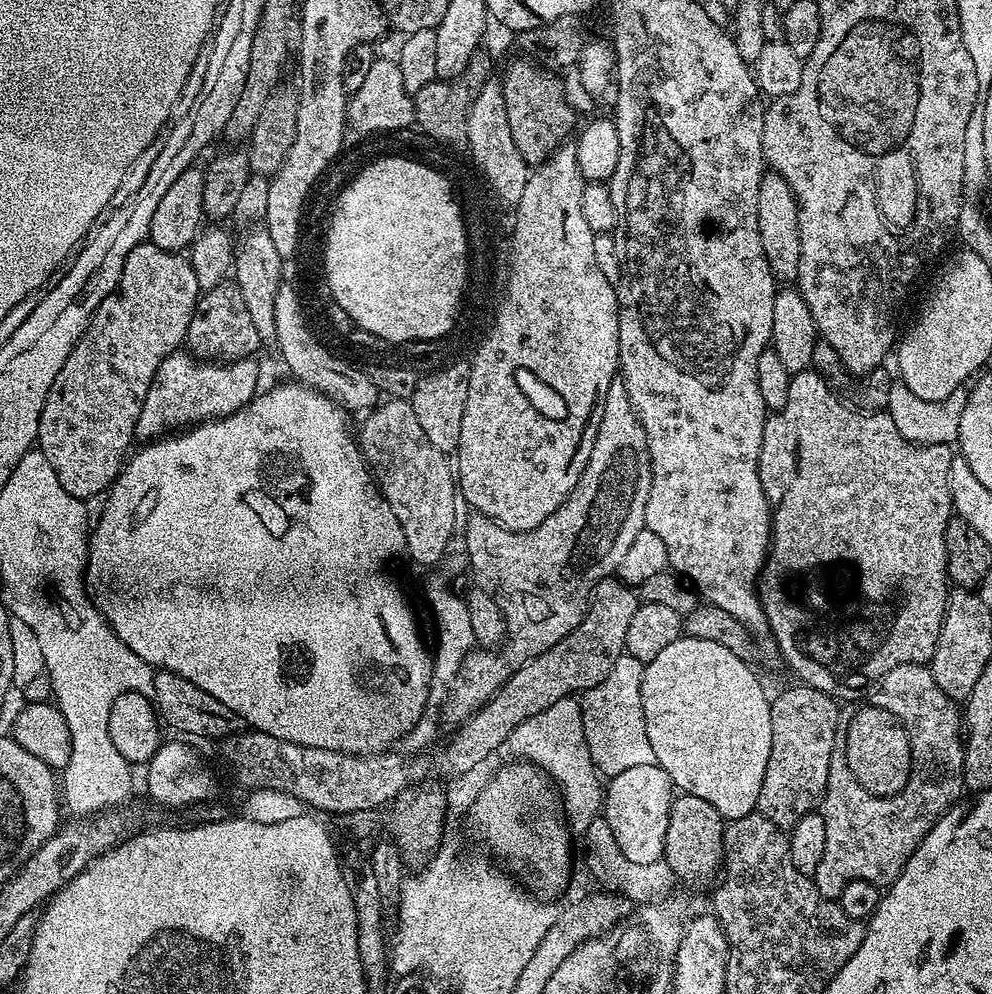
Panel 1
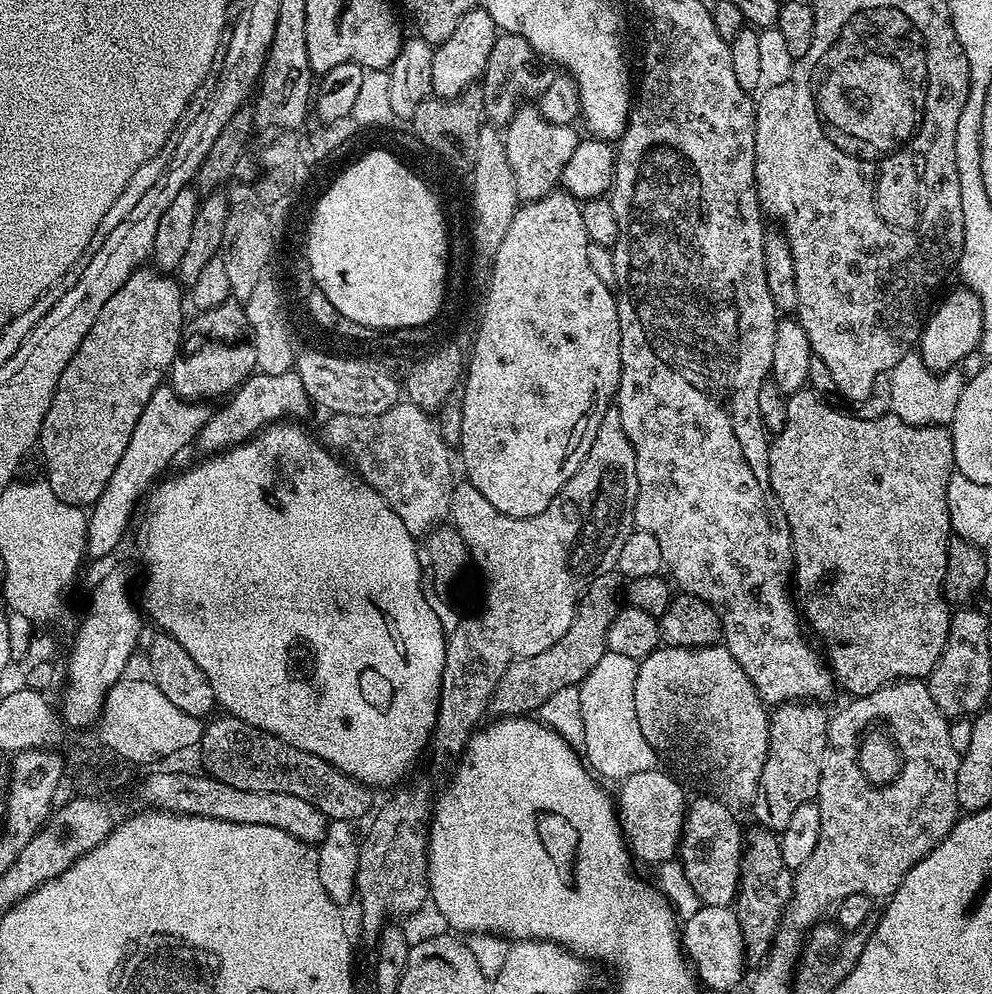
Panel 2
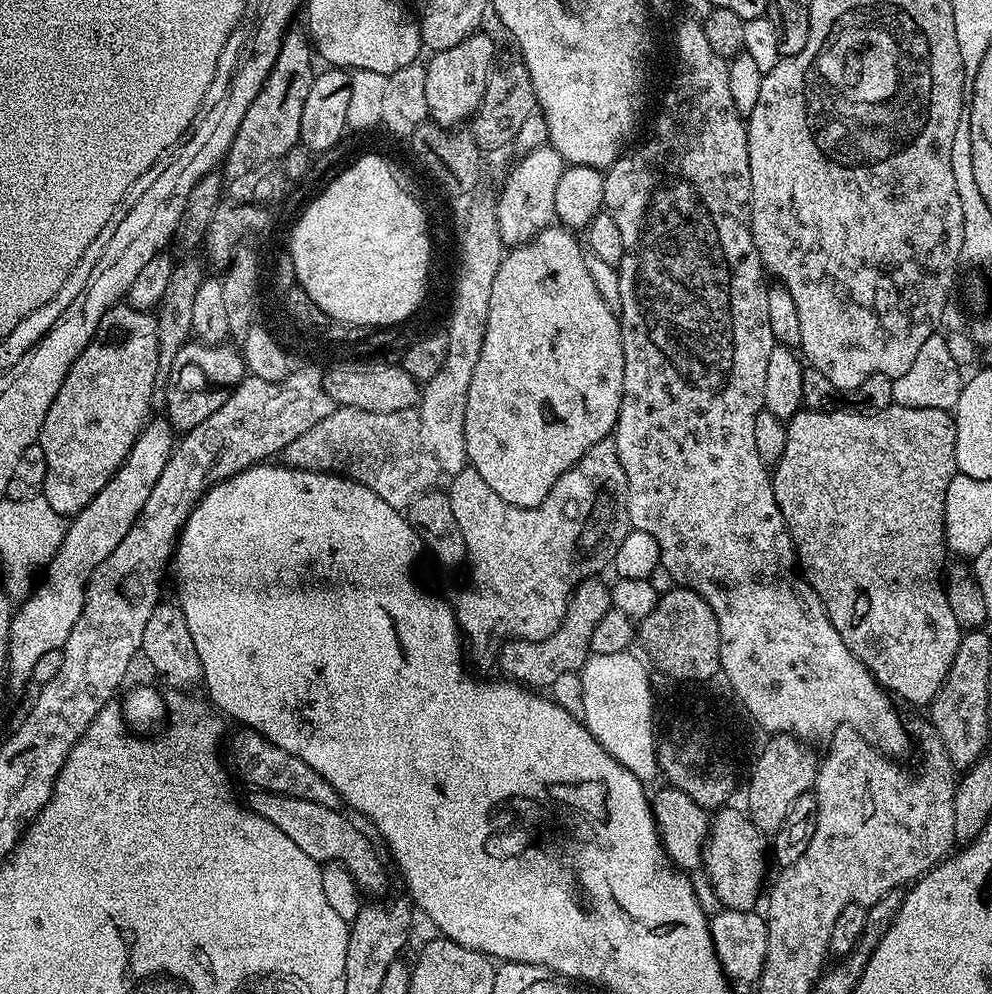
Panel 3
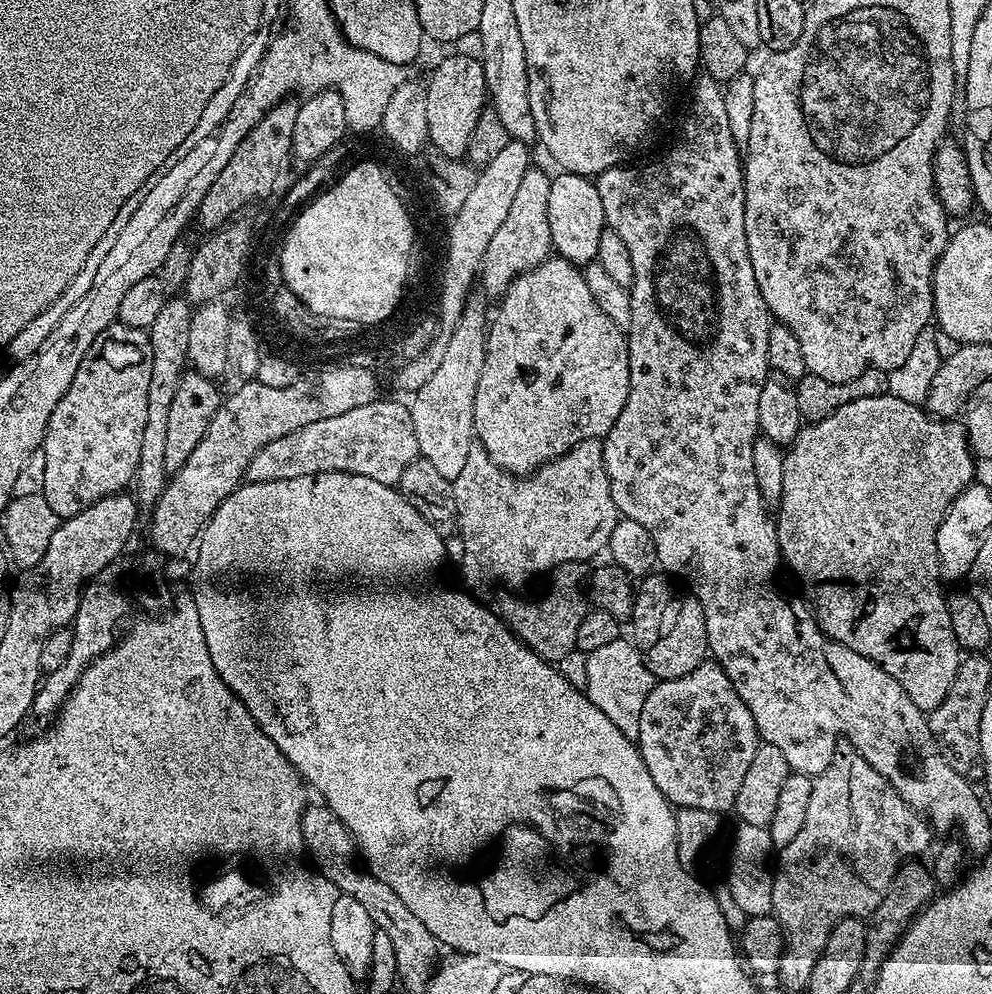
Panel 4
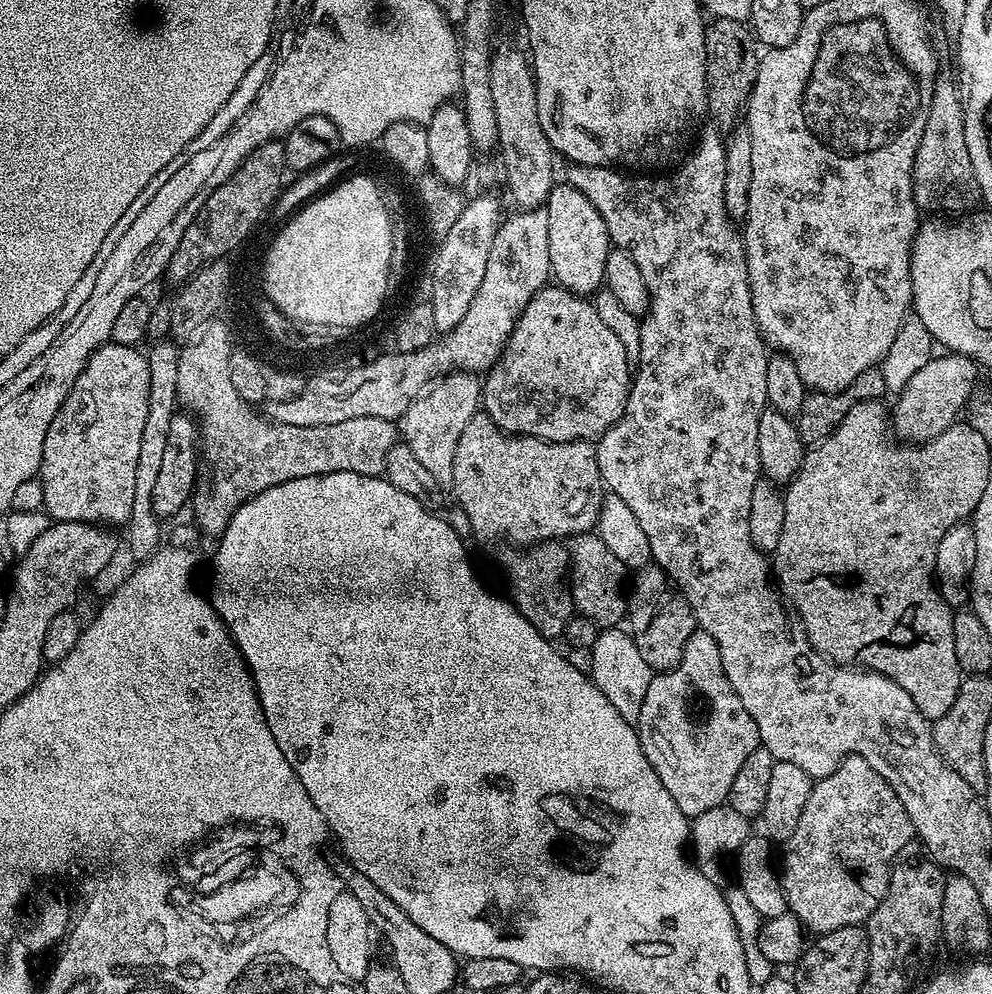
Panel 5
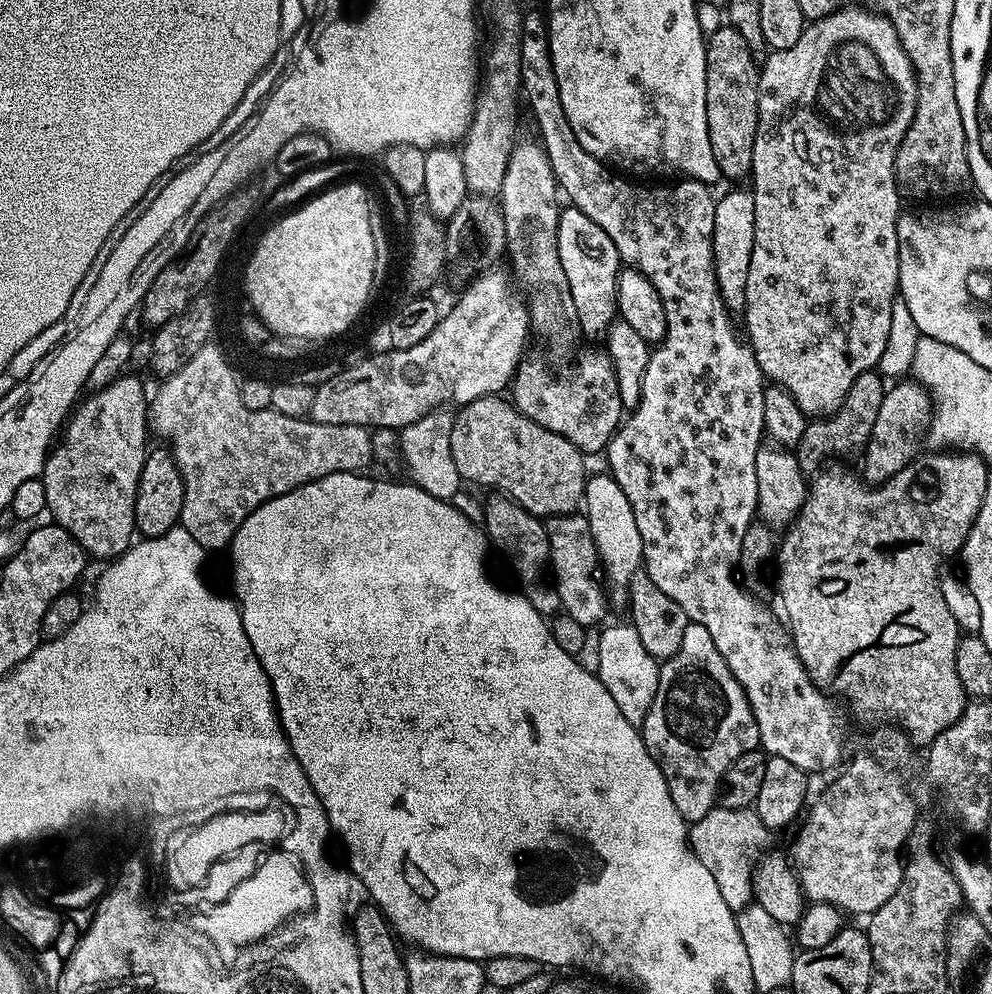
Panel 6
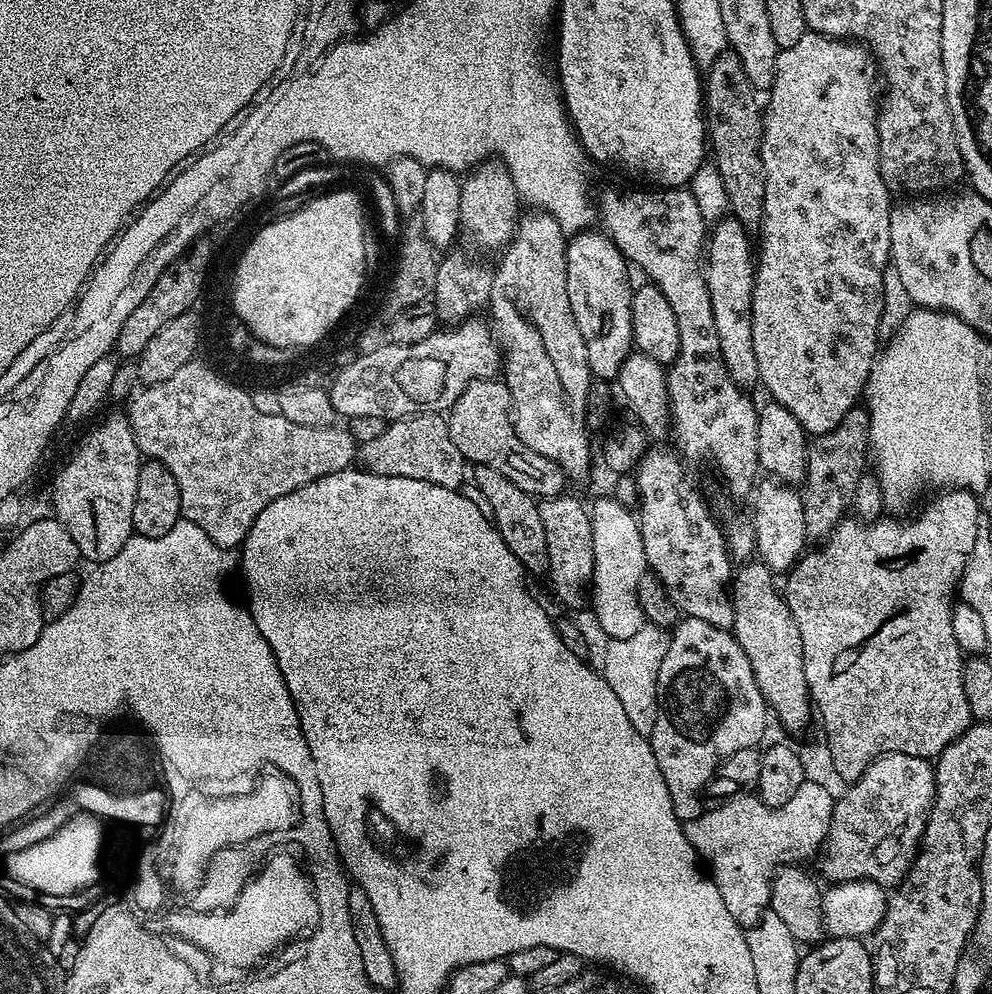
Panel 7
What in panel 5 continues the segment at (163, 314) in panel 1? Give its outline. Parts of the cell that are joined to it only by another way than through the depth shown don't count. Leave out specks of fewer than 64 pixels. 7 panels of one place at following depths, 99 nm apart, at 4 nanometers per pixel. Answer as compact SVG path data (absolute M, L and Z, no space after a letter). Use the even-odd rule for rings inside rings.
M107 343L86 362L78 382L66 394L62 410L54 414L46 443L42 445L42 462L38 473L40 488L44 491L47 515L53 521L69 520L101 526L128 524L130 510L134 510L134 474L138 467L138 449L142 429L146 427L146 410L150 406L150 366L147 355L139 347Z

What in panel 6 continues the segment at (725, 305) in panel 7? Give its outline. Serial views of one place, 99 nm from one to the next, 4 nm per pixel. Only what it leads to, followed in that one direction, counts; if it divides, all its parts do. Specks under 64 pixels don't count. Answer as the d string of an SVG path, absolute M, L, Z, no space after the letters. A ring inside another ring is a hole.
M736 186L733 192L716 200L714 210L714 270L720 282L720 290L728 311L740 314L744 311L746 278L750 275L750 254L754 254L754 198L747 187Z

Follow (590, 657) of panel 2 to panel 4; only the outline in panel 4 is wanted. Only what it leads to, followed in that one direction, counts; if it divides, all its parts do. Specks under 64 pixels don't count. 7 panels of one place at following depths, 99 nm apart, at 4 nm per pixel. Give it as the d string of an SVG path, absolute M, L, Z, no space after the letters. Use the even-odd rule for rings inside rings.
M583 560L566 562L553 568L547 577L548 589L537 600L527 600L524 596L515 596L515 591L504 590L494 603L495 611L501 620L512 629L515 636L534 654L549 662L557 662L576 650L575 638L578 626L590 609L590 600L586 595L586 585L590 580L589 565Z

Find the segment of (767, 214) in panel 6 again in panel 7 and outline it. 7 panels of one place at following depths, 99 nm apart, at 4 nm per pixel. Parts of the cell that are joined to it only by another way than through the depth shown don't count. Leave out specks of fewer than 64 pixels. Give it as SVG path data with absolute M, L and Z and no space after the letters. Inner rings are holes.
M811 30L802 34L798 42L776 53L776 77L767 93L768 104L763 109L764 137L762 138L762 166L766 170L766 202L764 220L760 223L758 235L758 259L756 281L752 291L752 329L754 330L754 358L758 358L759 383L769 392L777 404L786 406L798 422L802 422L809 437L815 438L834 430L849 410L857 407L864 391L864 384L878 359L876 343L882 340L880 319L884 305L884 272L890 267L892 247L890 246L890 214L894 203L886 182L880 173L880 143L876 129L878 92L872 89L872 79L878 76L874 56L865 45L849 42L843 38L823 36Z

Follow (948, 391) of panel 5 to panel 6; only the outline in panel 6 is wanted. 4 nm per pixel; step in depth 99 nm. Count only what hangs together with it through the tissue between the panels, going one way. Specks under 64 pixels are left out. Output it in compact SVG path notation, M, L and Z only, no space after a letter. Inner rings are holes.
M910 378L897 381L885 391L882 407L874 420L874 429L862 452L863 479L873 485L889 480L915 457L916 442L925 435L932 417L932 400L927 389Z

